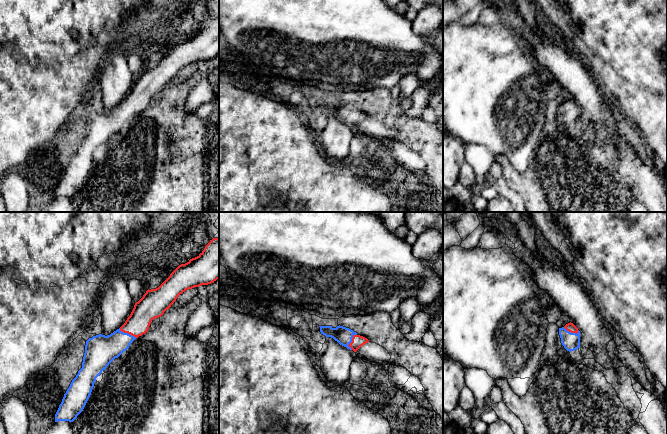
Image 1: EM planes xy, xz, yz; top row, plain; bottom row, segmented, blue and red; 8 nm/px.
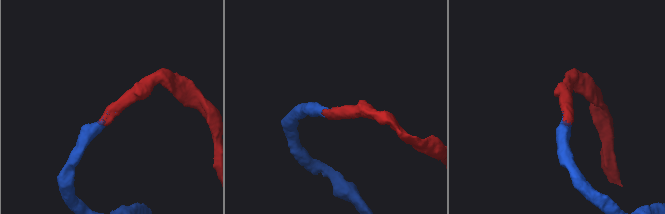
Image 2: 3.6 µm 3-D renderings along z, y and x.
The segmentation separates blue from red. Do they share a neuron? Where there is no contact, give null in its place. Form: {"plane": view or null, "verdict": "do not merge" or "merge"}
{"plane": "xz", "verdict": "merge"}

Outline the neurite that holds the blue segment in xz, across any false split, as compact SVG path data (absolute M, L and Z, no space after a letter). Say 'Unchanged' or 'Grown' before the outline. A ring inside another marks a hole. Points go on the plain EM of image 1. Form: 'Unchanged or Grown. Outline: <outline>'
Grown. Outline: M319 102L321 110L327 113L333 114L340 121L346 123L347 125L356 128L361 122L368 119L369 116L363 112L358 111L353 106L337 102L333 104L332 102Z

